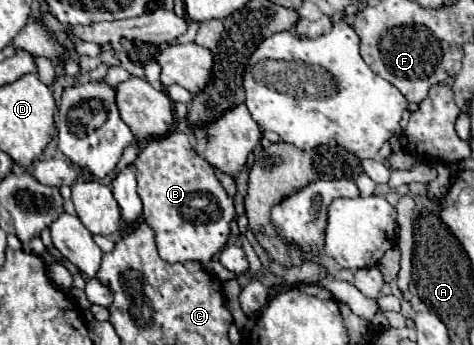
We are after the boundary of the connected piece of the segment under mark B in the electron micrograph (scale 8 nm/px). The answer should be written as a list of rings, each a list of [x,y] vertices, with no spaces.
[[[175,130],[153,138],[141,148],[133,166],[137,168],[137,194],[143,202],[143,222],[155,232],[159,256],[171,264],[207,264],[225,246],[235,208],[233,198],[225,194],[213,168],[193,152],[191,138]]]

